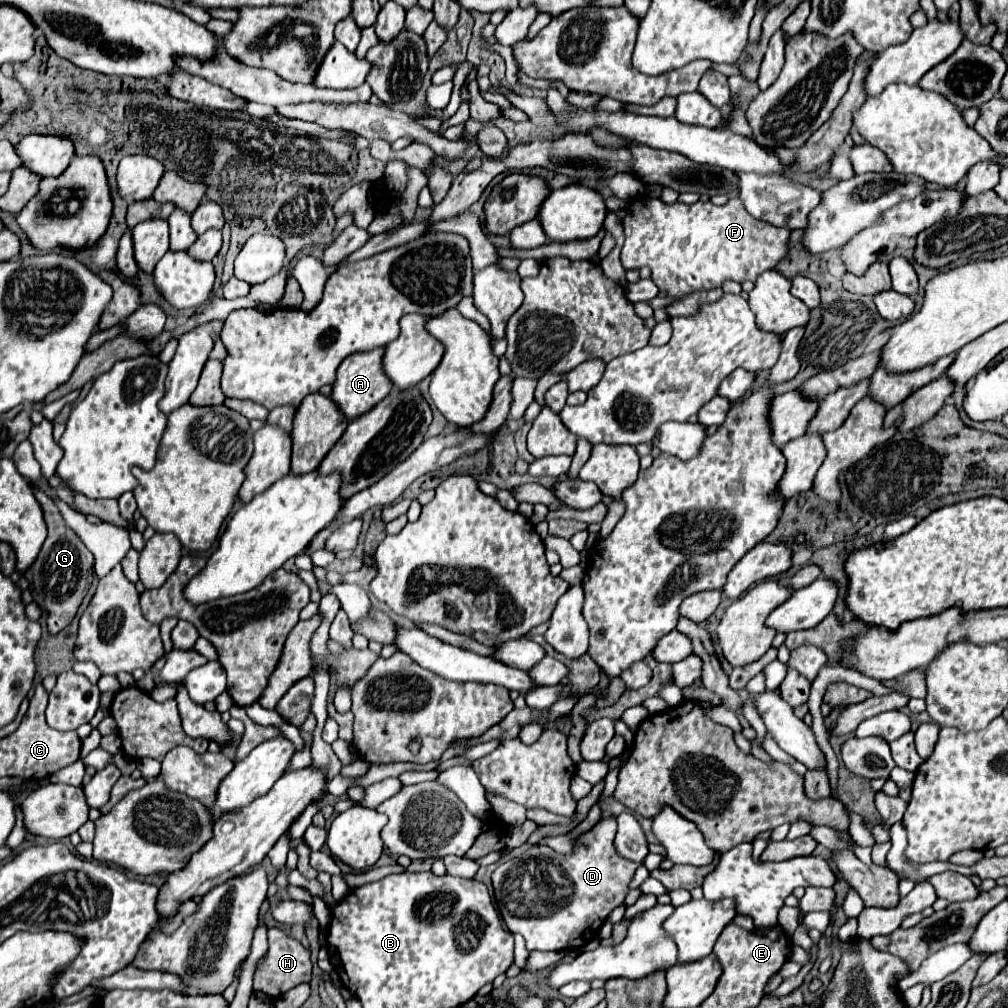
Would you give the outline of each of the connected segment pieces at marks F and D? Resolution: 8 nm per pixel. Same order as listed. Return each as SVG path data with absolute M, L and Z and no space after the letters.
M642 196L638 200L628 202L628 214L622 222L624 226L624 246L622 246L622 266L626 270L630 268L642 268L648 266L652 270L652 280L660 290L666 290L668 296L684 298L690 292L696 290L712 290L720 288L724 280L756 280L764 270L772 270L788 250L788 236L790 230L768 226L768 222L760 222L758 218L752 218L748 210L744 210L744 204L740 198L730 198L724 206L714 206L712 202L696 202L696 204L664 204L658 198Z
M600 820L600 826L584 838L584 846L576 850L576 854L564 858L546 846L530 846L520 854L504 860L492 874L494 900L502 914L506 928L512 934L520 934L526 940L528 950L576 950L586 946L590 940L598 936L598 928L604 924L608 914L620 906L628 894L628 884L640 864L622 858L614 848L616 820Z

